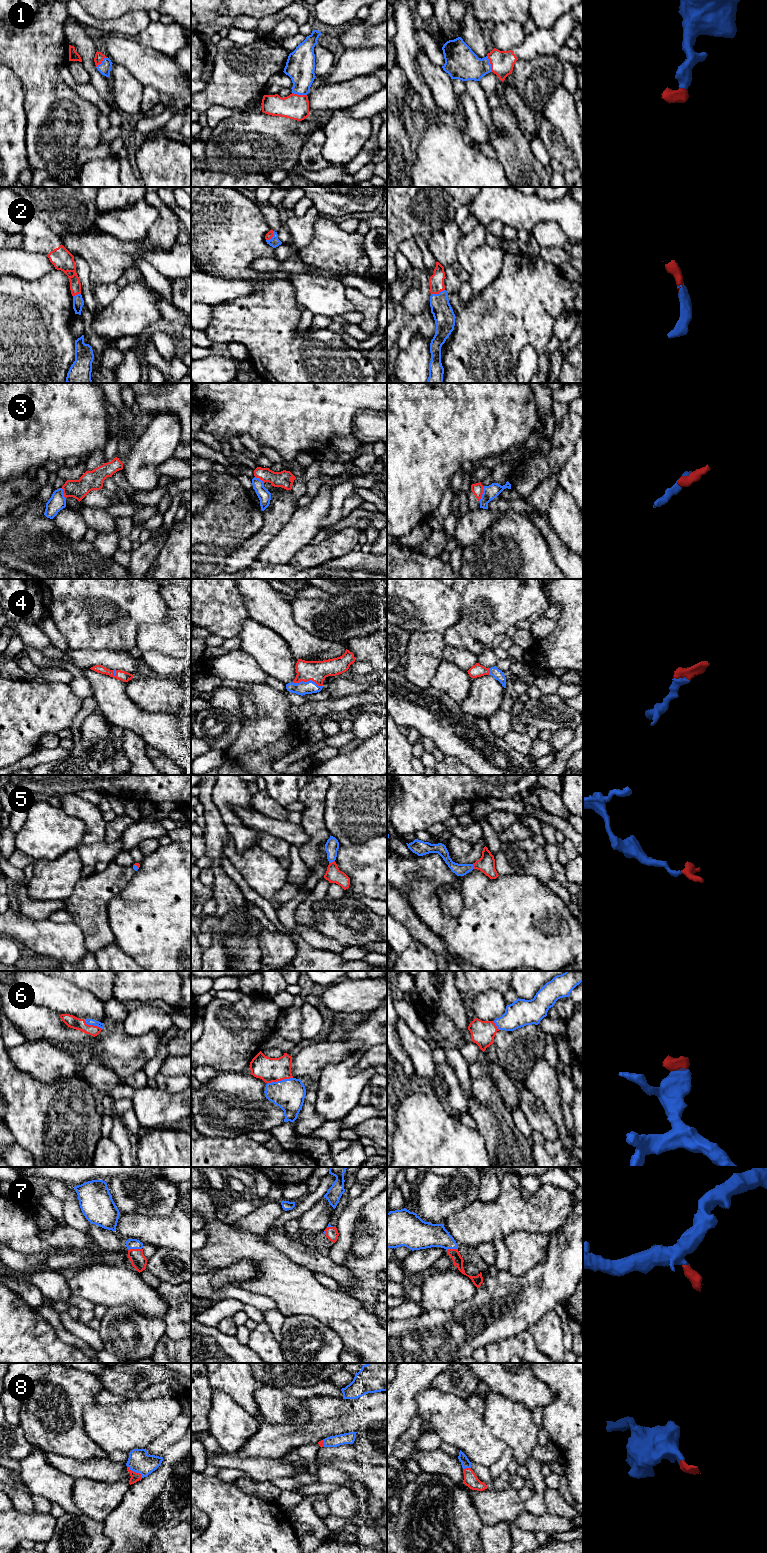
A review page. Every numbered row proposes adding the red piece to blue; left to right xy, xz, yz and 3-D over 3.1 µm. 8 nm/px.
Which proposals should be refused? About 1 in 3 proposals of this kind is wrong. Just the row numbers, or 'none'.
3

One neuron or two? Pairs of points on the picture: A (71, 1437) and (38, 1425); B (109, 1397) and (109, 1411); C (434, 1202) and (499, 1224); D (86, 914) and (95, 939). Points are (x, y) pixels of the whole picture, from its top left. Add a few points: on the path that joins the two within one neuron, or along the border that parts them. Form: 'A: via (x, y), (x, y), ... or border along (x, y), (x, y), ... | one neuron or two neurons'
A: via (63, 1436), (56, 1436), (46, 1431) | one neuron
B: border along (126, 1398), (120, 1403), (98, 1404) | two neurons
C: border along (476, 1199), (462, 1209), (453, 1212), (443, 1223) | two neurons
D: via (92, 920), (95, 926), (95, 933) | one neuron

